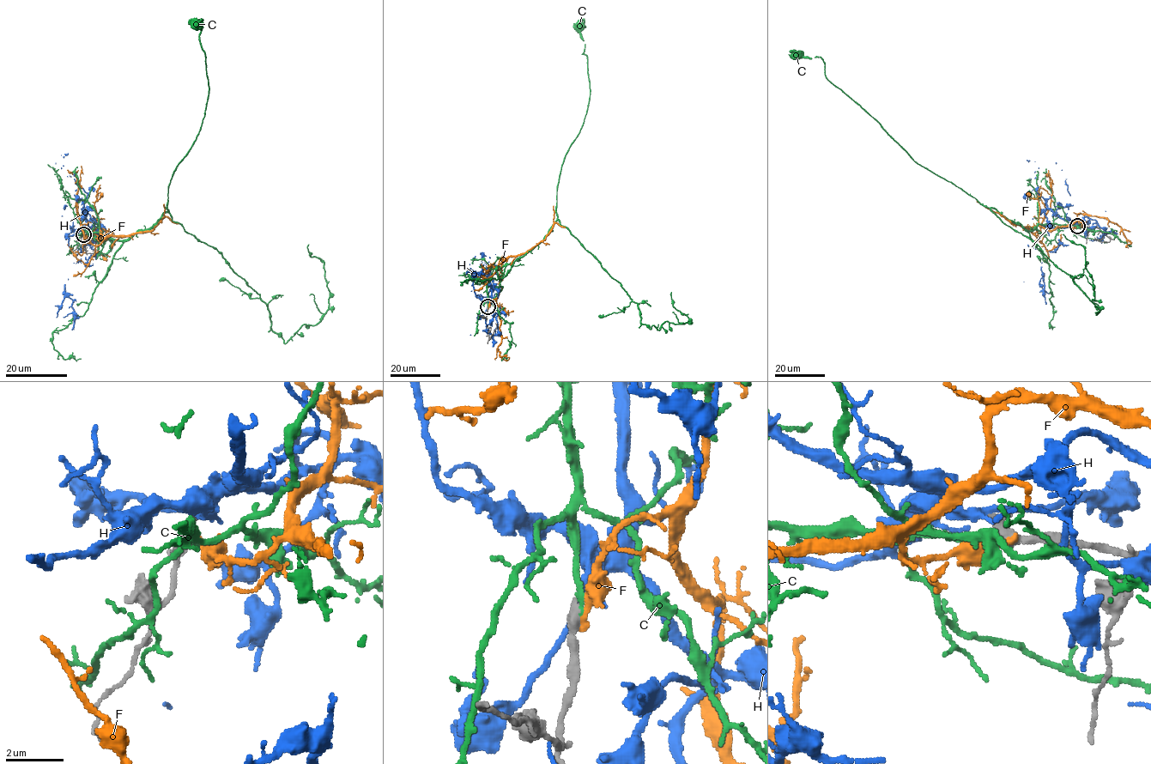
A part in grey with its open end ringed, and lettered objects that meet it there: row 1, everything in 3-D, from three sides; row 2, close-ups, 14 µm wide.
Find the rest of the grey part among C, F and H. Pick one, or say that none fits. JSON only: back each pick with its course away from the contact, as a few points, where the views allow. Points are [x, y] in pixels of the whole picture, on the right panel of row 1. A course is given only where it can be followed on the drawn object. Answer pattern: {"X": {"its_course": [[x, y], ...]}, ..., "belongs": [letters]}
{"C": {"its_course": [[1078, 226], [1038, 224], [1026, 230], [983, 206], [917, 164], [826, 78], [820, 57], [795, 55]]}, "belongs": ["C"]}

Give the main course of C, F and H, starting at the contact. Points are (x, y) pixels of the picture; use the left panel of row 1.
C: (83, 234), (99, 232), (128, 239), (168, 211), (168, 185), (196, 138), (208, 99), (202, 27), (196, 25)
F: (84, 234), (99, 239), (99, 234), (102, 239), (98, 245), (87, 242), (76, 212), (81, 169), (83, 174)
H: (83, 231), (65, 236), (74, 263), (64, 285), (64, 290), (72, 300), (71, 330)

